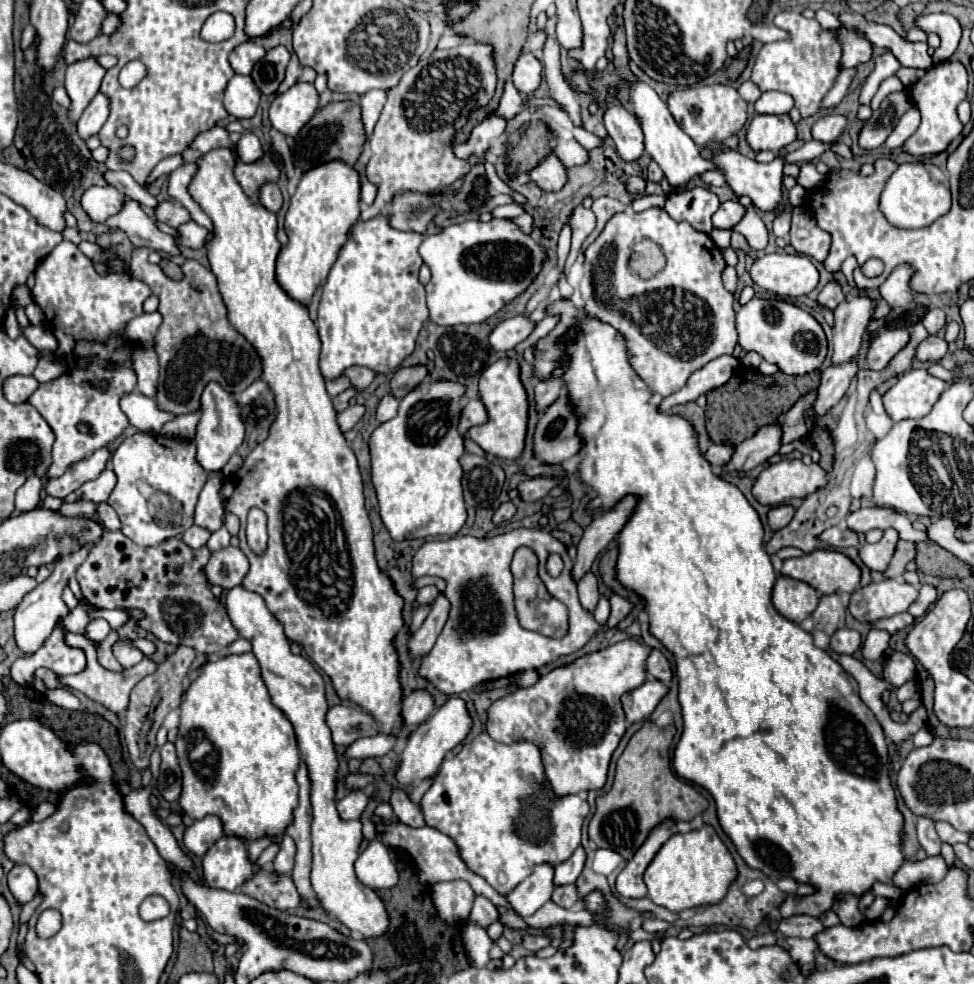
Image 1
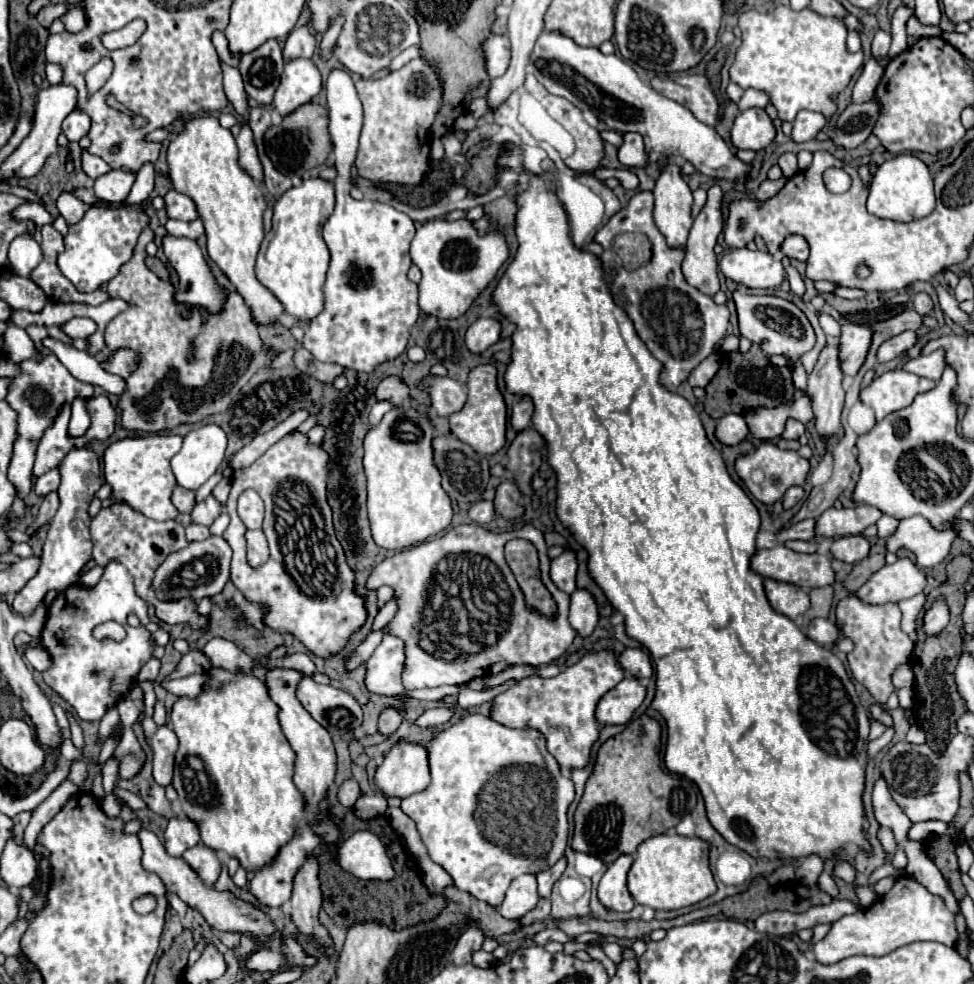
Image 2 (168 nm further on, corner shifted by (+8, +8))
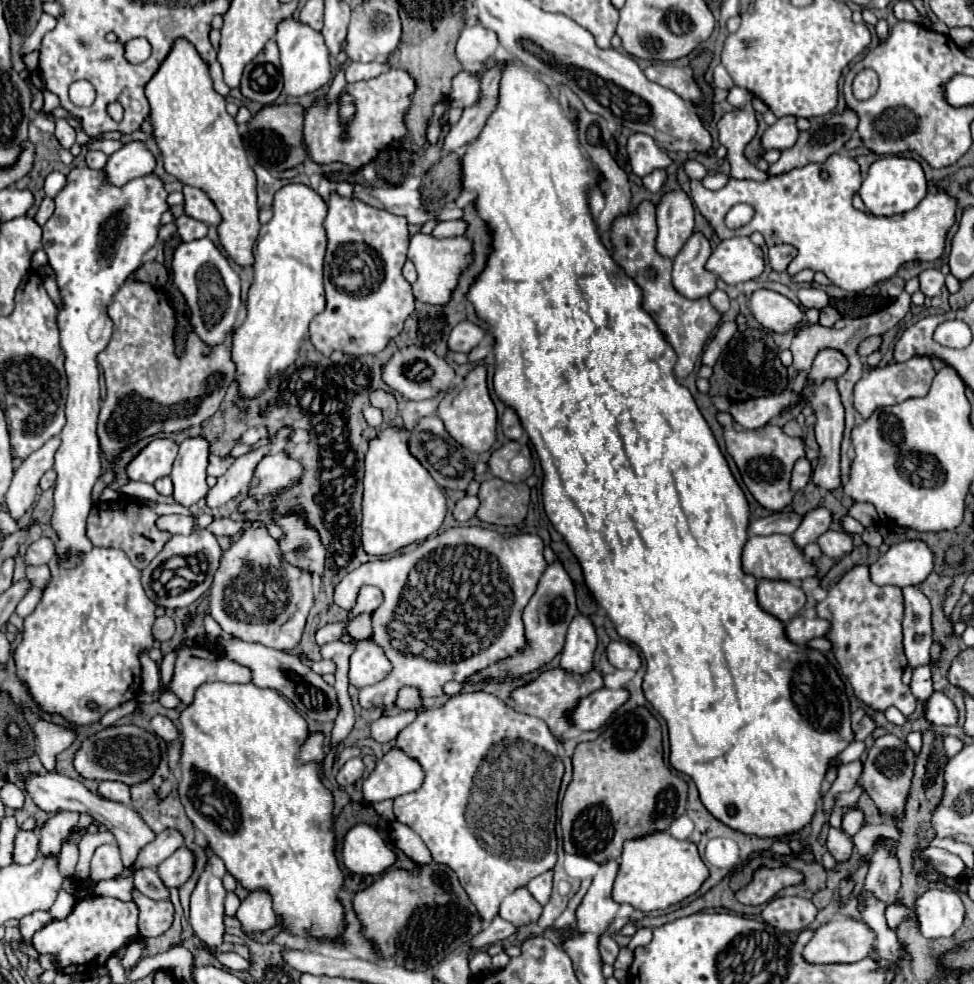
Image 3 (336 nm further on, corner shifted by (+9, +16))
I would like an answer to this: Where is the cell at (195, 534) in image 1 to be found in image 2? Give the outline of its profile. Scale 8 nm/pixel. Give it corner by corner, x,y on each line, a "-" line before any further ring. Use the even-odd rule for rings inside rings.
207,496
203,502
199,502
193,512
191,512
191,522
195,524
203,524
203,526
211,526
213,520
221,514
221,504
213,498

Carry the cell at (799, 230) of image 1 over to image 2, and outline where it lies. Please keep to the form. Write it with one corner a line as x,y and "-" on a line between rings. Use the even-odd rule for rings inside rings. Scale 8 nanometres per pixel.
787,236
787,240
781,246
781,252
789,258
797,258
797,260
807,260
809,256
809,244
807,240
803,240
803,236

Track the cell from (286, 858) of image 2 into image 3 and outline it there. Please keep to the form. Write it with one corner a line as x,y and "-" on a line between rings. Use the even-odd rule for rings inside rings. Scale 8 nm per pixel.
254,890
240,904
236,918
246,934
260,934
276,924
276,914
272,910
272,898
264,890

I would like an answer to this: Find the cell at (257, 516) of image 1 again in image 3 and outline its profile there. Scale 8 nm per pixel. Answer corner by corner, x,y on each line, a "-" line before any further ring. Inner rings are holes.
246,530
238,542
238,550
222,552
220,568
214,574
210,588
210,616
226,634
290,652
290,648
300,644
312,606
312,574
286,564
280,556
278,542
268,534
268,530

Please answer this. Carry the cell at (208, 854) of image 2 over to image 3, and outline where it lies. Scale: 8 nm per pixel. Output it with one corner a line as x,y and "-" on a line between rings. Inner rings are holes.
178,848
170,858
158,866
158,878
166,888
180,888
192,874
194,856
188,848

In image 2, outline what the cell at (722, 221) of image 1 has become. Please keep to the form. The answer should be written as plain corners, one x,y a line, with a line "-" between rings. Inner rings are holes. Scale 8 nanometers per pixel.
715,184
715,186
709,188
707,194
709,194
707,202
705,202
703,210
699,212
699,216
695,218
695,222
691,226
691,232
689,232
689,240
685,244
687,256
683,260
683,274
685,274
687,282
693,284
695,288
699,288
701,292
715,294
715,292
719,292
719,278
717,278
717,258
715,258
713,248
715,248
715,242
717,242
717,236
723,230
723,212
721,212
723,190

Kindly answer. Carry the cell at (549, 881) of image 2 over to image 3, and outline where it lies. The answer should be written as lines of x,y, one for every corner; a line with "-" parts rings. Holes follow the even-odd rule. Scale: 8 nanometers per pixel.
544,872
536,878
532,878
526,888
544,906
550,900
550,892
552,892
552,872

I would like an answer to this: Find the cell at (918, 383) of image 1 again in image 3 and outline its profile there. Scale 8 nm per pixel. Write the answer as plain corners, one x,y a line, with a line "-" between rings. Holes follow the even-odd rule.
916,356
910,358
908,362
892,362
884,368
874,368
866,374
866,378
862,376
858,380
858,384
854,386
854,408
860,412
860,416
866,420
874,410
878,408
886,408
898,402
904,402
908,398
916,398
916,396
926,396
930,390
930,384
934,380
934,368
930,358
924,356

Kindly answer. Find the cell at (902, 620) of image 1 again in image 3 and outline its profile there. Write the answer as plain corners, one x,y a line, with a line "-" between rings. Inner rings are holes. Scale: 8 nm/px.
854,566
828,590
828,596
818,604
818,616
830,622
830,630
824,638
828,636
840,670
852,684
856,698
872,710
884,712
896,706
904,716
910,716
916,708
916,698
910,686
902,684
902,672
906,668
902,648
902,590
894,586
876,586
870,580
868,566

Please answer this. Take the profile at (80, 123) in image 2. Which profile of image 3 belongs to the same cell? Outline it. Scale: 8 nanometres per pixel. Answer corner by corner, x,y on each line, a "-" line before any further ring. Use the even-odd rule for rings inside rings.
58,120
58,122
56,122
56,132
54,132
54,136
58,138
60,146
62,146
62,148
66,148
66,150
70,150
70,148
72,148
72,144
76,142
74,128
72,128
66,120

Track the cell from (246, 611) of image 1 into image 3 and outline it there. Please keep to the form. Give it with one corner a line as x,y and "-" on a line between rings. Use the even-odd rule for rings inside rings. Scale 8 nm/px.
310,734
310,738
302,744
298,760
300,762
320,762
324,756
322,754
322,740
324,740
322,734

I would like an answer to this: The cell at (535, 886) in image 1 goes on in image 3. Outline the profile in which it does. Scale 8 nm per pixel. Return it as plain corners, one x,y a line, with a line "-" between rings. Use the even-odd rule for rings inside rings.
518,888
500,906
500,916
504,920
512,922
516,928
536,922
540,918
540,914
542,914
542,906
530,896
530,892
526,888

